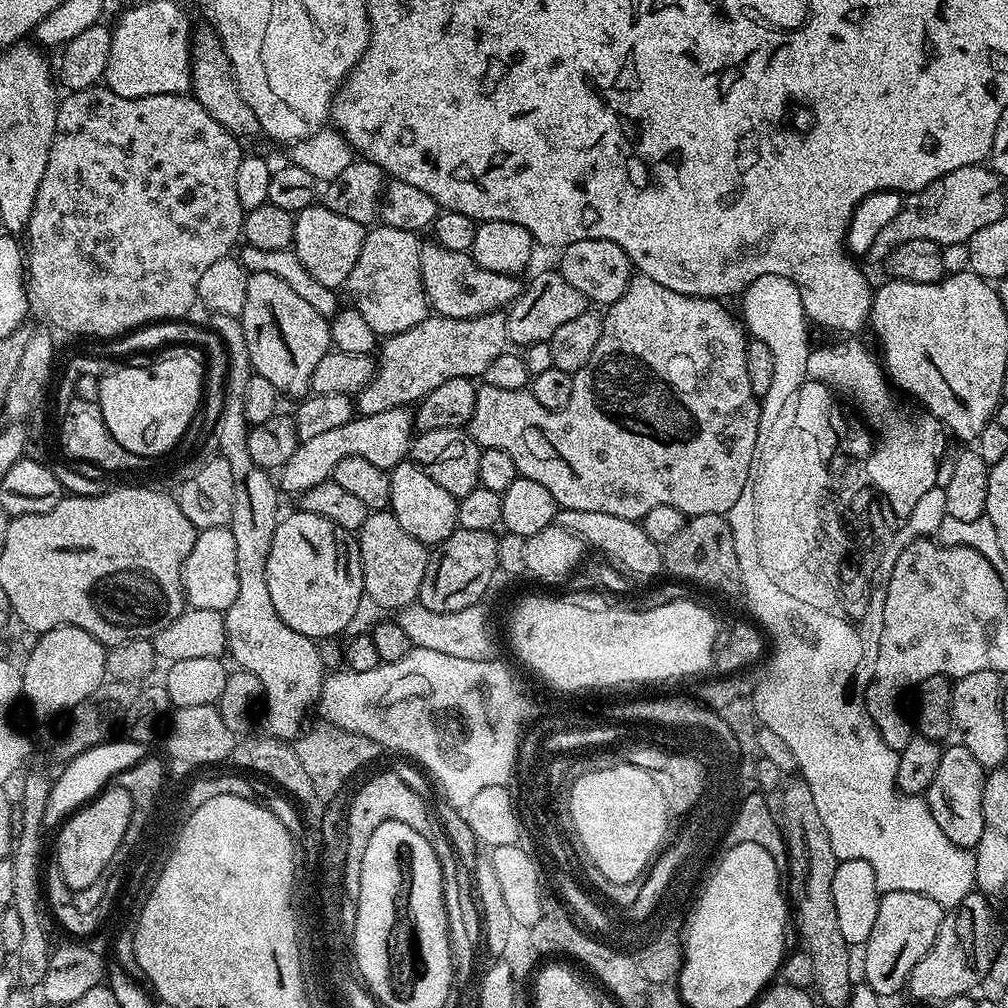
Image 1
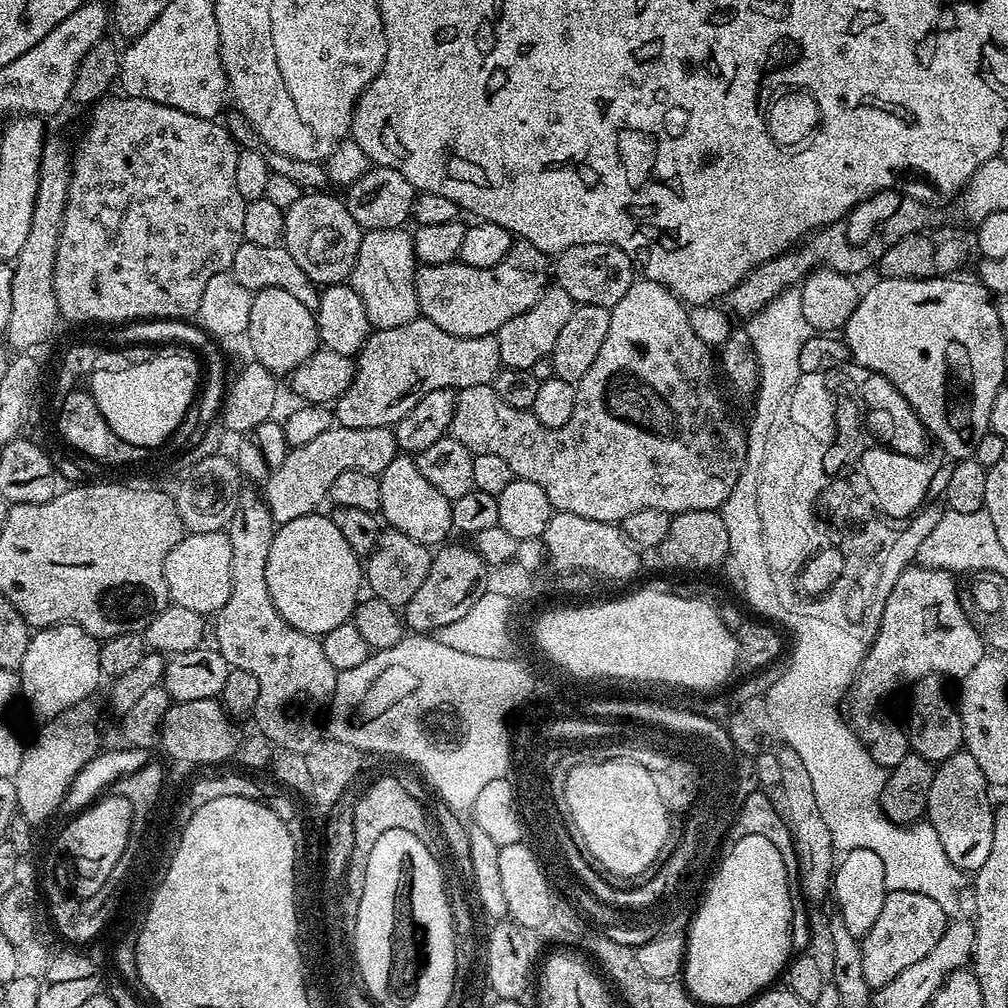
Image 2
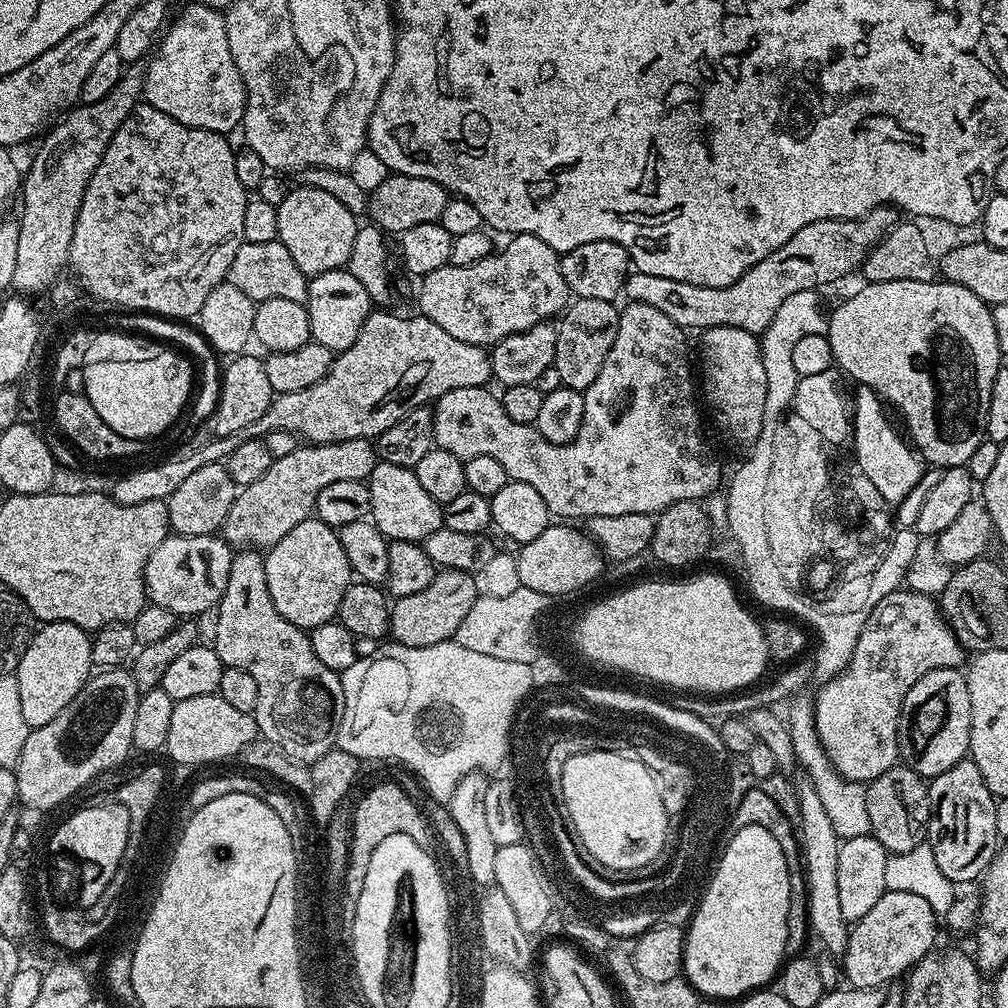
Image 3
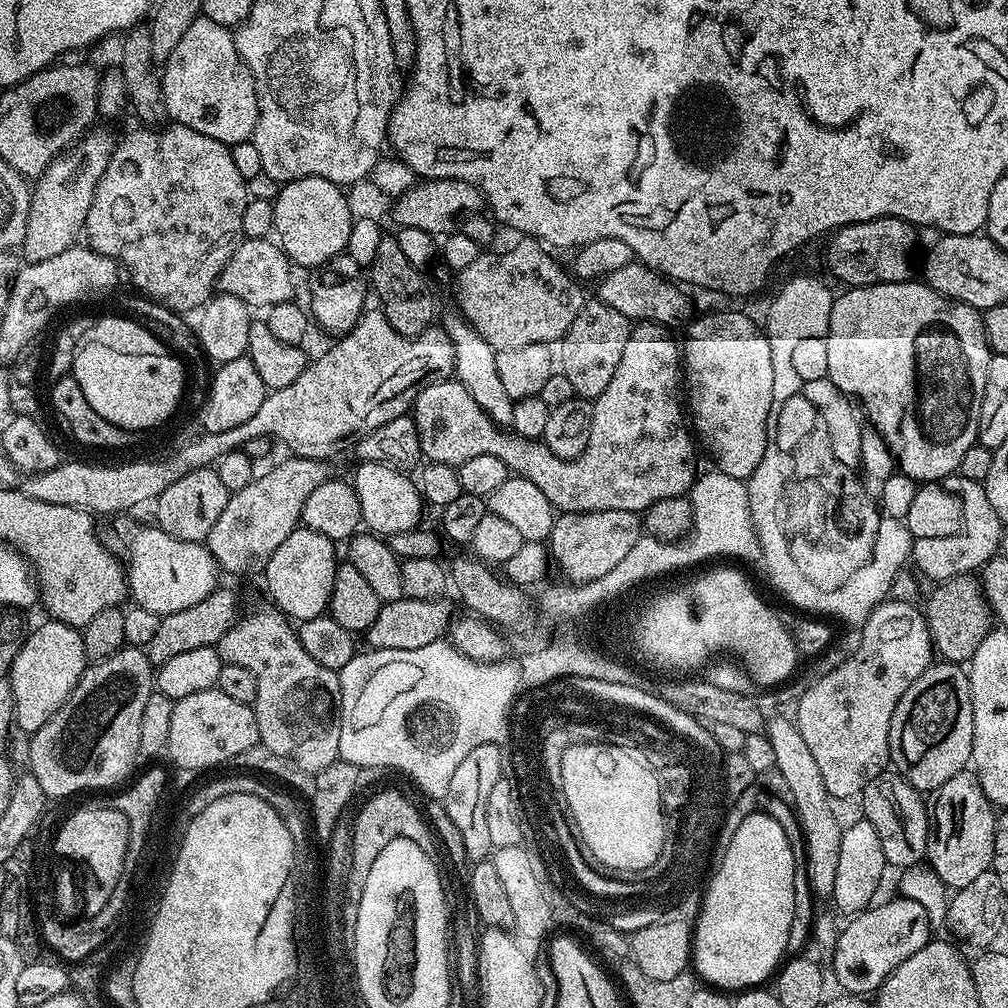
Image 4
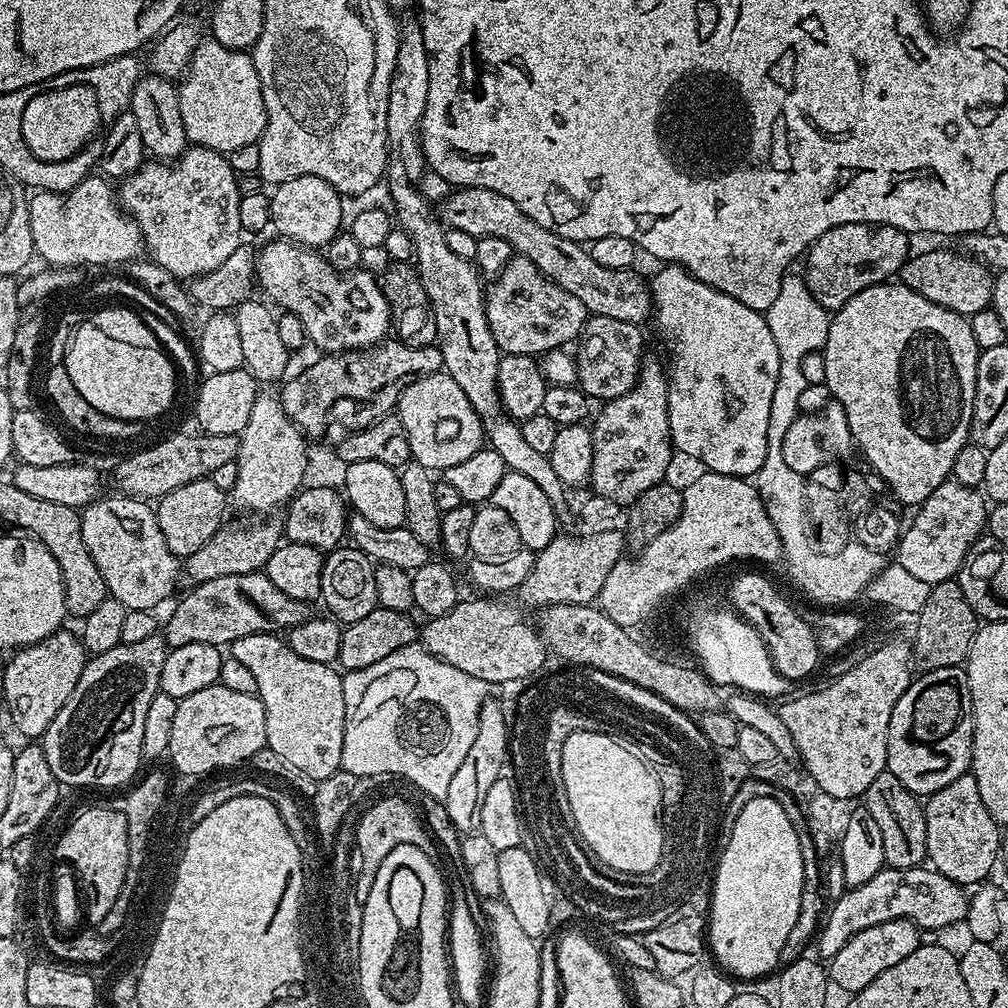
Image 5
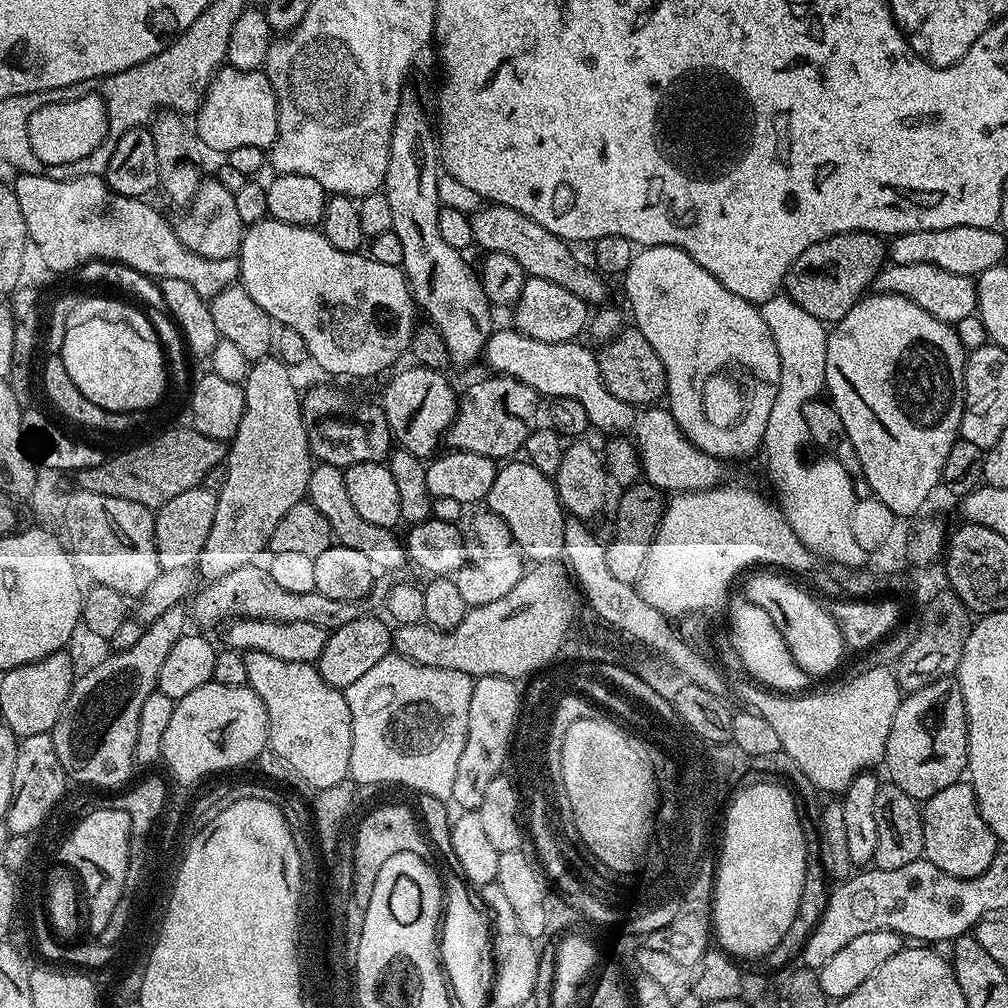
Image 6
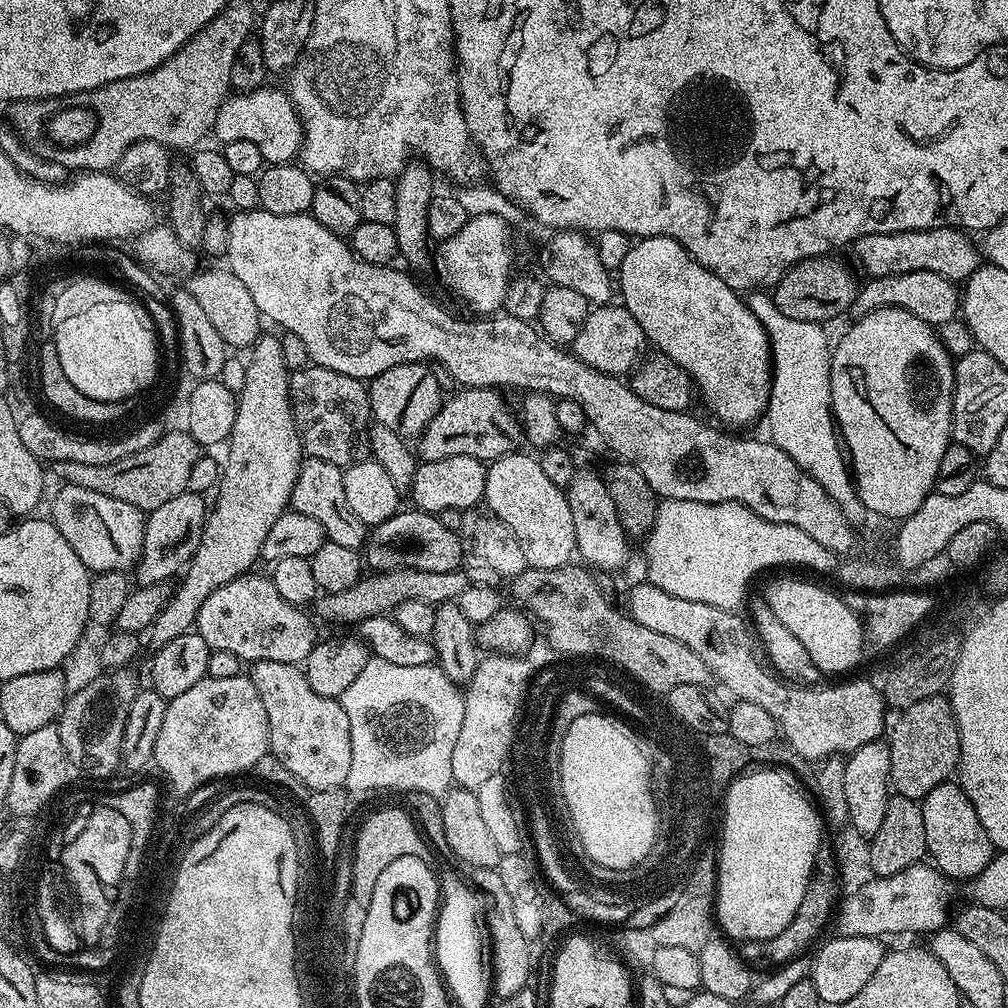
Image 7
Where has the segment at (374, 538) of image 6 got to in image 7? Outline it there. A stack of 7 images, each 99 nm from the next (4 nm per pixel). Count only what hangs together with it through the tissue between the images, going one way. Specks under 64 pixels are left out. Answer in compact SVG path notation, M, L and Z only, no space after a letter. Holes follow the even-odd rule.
M305 459L300 466L298 482L294 482L292 491L291 511L298 514L307 514L309 518L314 518L322 526L324 535L330 542L338 542L338 546L350 546L357 550L365 547L369 529L350 510L346 502L346 482L344 481L344 469L334 462L325 460Z

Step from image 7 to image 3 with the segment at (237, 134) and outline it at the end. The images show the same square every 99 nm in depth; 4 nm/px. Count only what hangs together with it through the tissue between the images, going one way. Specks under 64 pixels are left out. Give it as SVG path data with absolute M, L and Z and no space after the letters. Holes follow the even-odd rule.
M192 2L174 20L167 25L158 51L148 60L143 99L154 110L162 110L182 122L182 126L221 134L229 134L235 128L237 131L244 123L248 95L242 74L234 66L234 54L230 54L224 16L215 8Z

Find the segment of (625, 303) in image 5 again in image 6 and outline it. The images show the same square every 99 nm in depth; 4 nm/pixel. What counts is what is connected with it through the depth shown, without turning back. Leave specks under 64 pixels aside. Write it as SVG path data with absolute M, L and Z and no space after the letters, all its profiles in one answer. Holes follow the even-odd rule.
M495 202L480 207L477 212L471 213L471 217L474 244L477 249L484 248L485 253L510 254L510 258L518 261L518 266L522 266L522 270L528 276L546 278L546 282L554 282L558 286L570 290L570 294L582 298L584 303L589 306L600 306L607 301L604 300L608 296L608 288L604 285L605 277L597 272L595 267L589 266L587 263L585 263L586 265L579 264L575 254L568 249L571 248L569 241L550 234L550 230L546 230L546 226L538 226L538 222L534 222L534 218L530 218L510 206Z

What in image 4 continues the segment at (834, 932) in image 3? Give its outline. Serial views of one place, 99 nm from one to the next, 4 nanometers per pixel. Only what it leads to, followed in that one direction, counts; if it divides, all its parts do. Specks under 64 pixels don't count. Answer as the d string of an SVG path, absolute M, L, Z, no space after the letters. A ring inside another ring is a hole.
M769 715L766 720L766 734L770 738L770 746L774 746L775 771L780 772L785 786L788 787L787 795L792 807L796 809L796 817L804 835L806 874L812 895L816 898L831 897L834 890L834 874L838 870L838 849L842 847L844 833L842 823L840 824L835 810L832 809L834 797L826 790L826 782L822 782L818 762L814 754L810 754L806 741L796 729L795 719L788 717L787 720L784 716Z

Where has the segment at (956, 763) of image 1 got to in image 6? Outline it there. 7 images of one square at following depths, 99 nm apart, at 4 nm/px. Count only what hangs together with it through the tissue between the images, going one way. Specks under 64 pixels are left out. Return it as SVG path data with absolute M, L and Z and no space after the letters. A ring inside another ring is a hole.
M957 782L946 786L946 790L938 790L938 794L923 801L924 817L924 856L938 870L958 878L974 878L990 866L996 857L998 841L996 835L986 826L972 785Z

